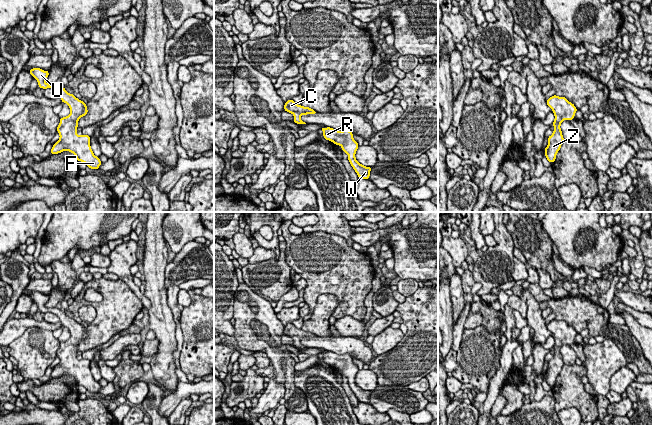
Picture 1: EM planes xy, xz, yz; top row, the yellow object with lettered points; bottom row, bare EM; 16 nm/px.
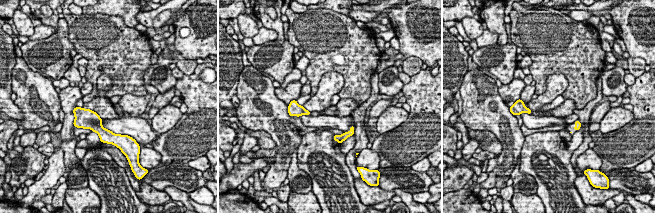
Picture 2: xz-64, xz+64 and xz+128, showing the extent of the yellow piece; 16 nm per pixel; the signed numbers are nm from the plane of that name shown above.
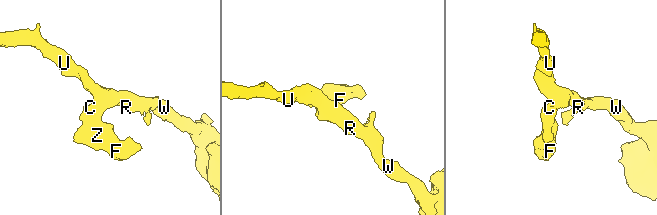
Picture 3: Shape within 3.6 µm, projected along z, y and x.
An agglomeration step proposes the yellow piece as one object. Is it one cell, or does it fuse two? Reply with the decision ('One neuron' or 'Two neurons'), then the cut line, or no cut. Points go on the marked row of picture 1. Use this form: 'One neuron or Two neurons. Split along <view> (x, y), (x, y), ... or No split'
One neuron. No split

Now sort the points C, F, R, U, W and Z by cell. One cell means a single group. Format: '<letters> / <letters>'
C F R U W Z

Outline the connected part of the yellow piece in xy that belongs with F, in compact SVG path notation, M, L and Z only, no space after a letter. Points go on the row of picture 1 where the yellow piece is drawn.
M33 68L29 73L37 80L40 88L51 88L58 92L62 102L66 103L71 110L67 117L60 118L60 123L57 127L60 138L53 145L51 154L58 154L63 151L72 152L77 161L84 162L87 167L97 170L102 162L99 157L94 155L91 149L91 137L88 135L77 135L78 120L88 113L86 104L73 94L68 93L61 85L57 83L47 84L45 80L49 75L49 71Z

